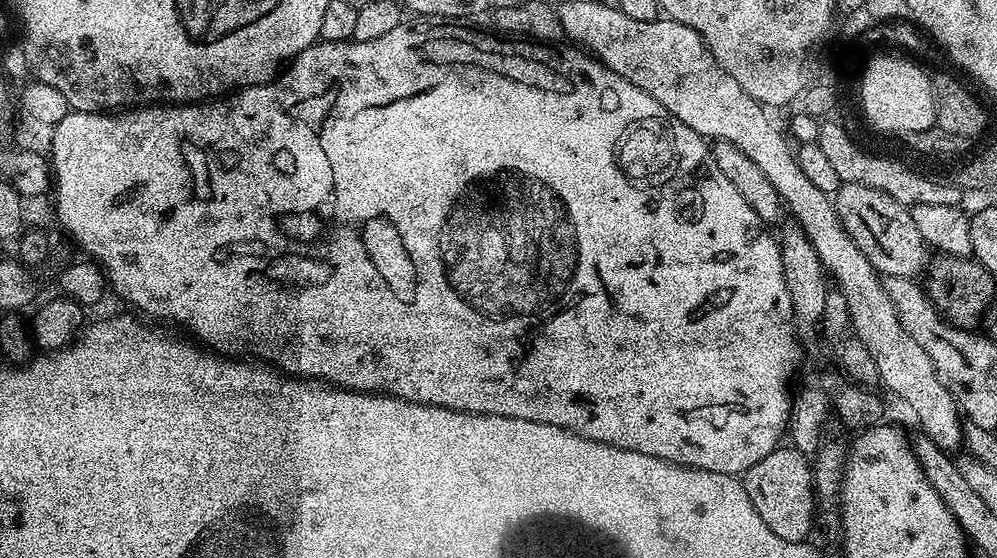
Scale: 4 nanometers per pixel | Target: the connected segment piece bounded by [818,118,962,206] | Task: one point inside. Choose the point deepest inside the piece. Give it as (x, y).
(854, 166)

